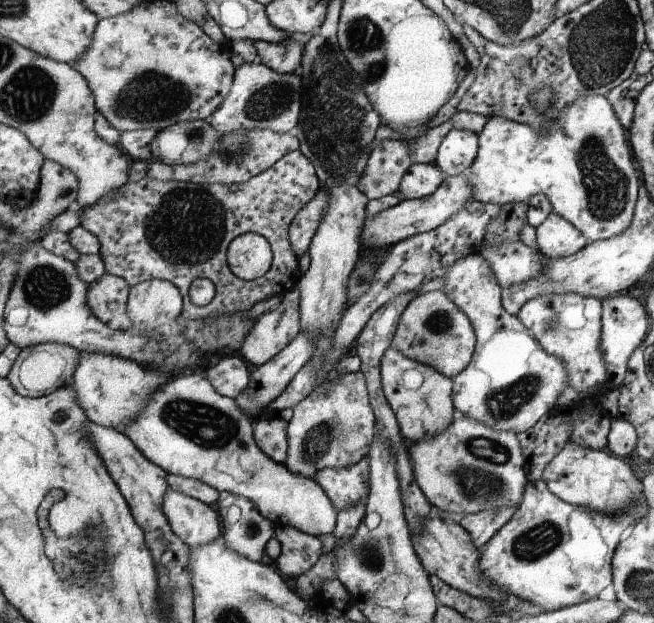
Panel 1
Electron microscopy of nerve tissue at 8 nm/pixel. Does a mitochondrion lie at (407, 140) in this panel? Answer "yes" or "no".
no

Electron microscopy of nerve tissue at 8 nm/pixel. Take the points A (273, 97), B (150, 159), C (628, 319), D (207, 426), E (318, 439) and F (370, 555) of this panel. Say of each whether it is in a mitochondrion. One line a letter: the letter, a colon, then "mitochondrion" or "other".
A: mitochondrion
B: other
C: other
D: mitochondrion
E: mitochondrion
F: mitochondrion

